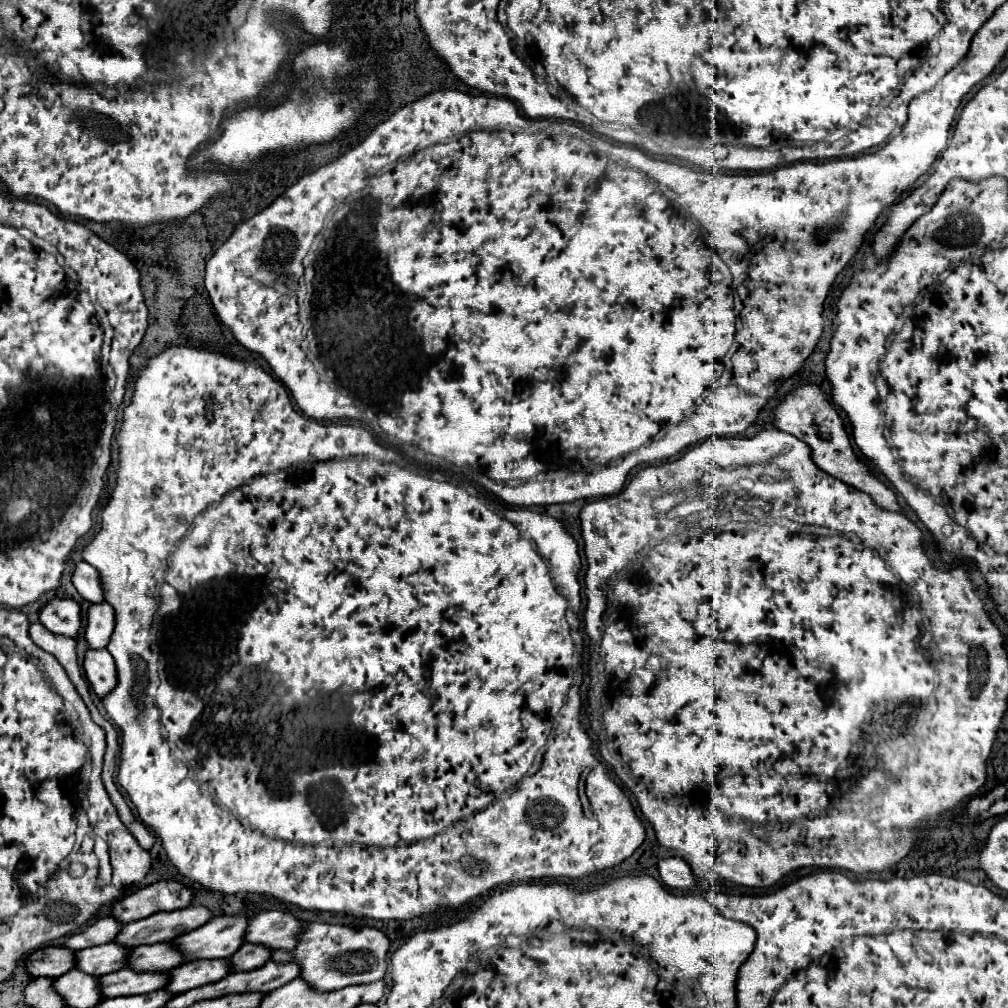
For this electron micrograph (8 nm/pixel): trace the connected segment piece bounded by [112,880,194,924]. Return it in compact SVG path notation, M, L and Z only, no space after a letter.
M158 880L116 902L112 908L112 916L128 924L156 912L180 910L184 906L190 906L192 900L194 900L194 890L190 886L178 880Z

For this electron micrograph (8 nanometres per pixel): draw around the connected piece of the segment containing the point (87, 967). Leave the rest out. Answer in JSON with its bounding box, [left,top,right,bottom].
[76,942,132,976]

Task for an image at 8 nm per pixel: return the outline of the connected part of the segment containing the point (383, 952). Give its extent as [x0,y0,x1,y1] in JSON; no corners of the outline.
[272,922,390,990]

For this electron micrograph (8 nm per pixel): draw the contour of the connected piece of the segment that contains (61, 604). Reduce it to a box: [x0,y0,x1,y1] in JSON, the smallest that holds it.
[40,598,82,638]

